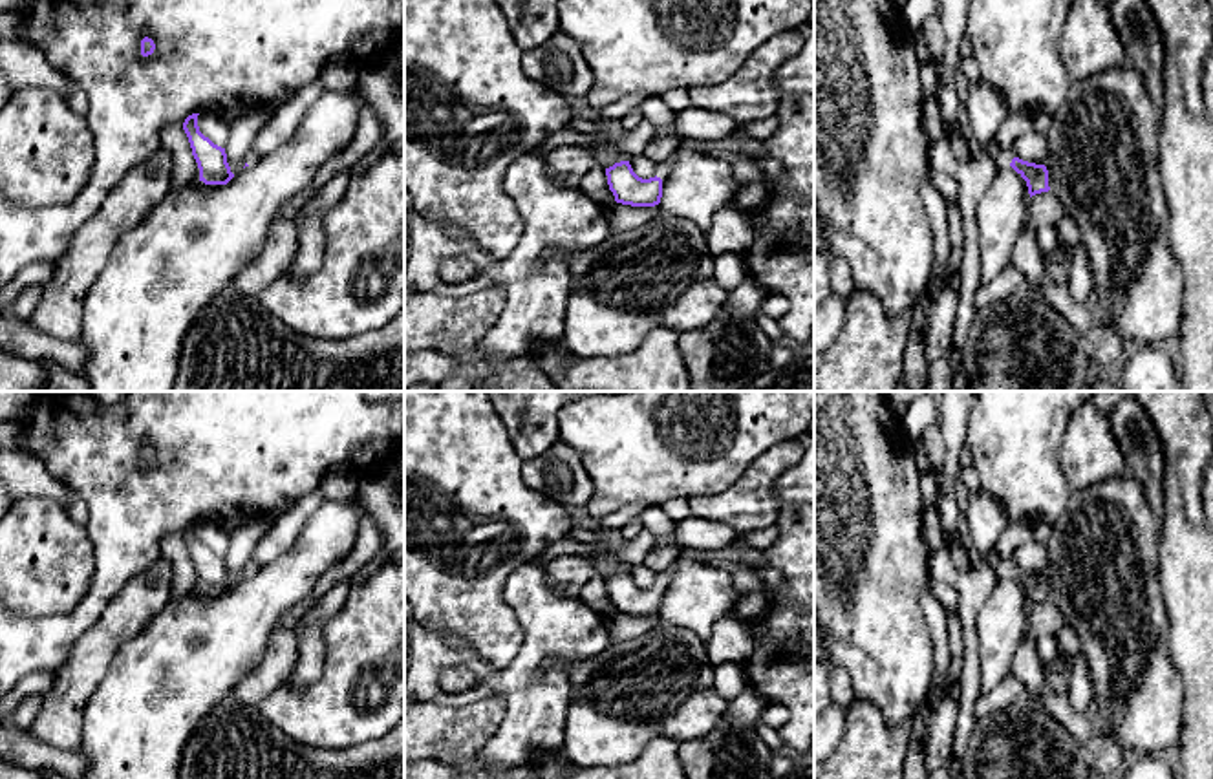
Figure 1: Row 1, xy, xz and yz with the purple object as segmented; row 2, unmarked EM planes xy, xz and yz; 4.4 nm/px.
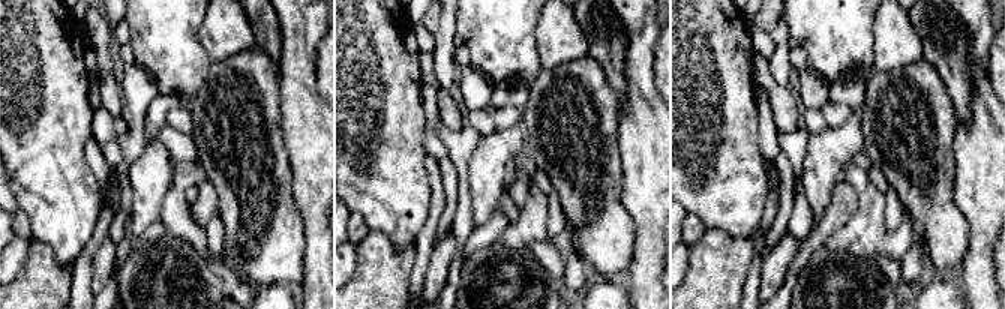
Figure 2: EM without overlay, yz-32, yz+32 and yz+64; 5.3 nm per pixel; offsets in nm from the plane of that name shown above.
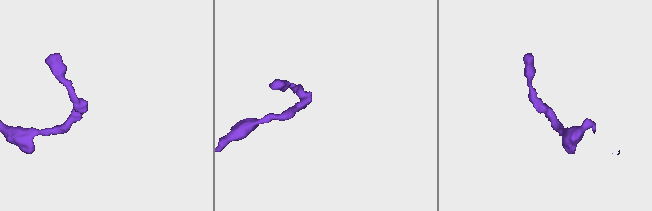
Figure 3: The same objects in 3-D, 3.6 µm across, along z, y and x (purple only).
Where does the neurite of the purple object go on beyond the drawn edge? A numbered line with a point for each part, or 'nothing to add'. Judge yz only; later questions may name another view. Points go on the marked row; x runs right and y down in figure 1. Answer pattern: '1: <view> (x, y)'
1: yz (1001, 158)

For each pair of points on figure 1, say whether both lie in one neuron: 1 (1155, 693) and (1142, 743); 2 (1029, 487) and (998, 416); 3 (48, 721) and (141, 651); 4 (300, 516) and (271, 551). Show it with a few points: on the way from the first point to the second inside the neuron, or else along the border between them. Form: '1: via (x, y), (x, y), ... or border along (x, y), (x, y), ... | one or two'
1: via (1144, 706), (1144, 730) | one
2: via (1019, 469), (1014, 434) | one
3: border along (121, 644), (85, 708), (85, 723) | two
4: via (291, 525), (275, 542) | one

